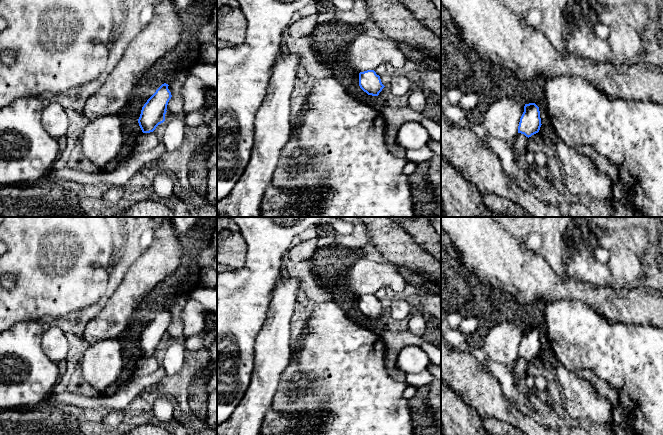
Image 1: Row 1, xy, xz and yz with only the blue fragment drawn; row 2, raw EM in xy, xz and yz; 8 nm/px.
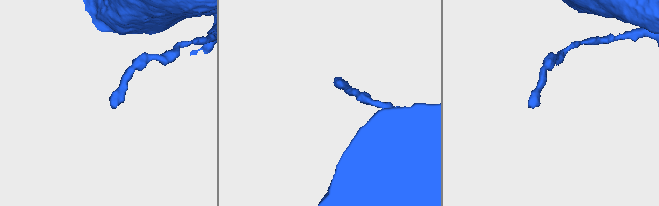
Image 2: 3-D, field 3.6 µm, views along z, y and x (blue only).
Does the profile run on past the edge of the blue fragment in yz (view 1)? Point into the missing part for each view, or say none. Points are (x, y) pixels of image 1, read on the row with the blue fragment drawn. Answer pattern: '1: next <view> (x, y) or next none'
1: next none

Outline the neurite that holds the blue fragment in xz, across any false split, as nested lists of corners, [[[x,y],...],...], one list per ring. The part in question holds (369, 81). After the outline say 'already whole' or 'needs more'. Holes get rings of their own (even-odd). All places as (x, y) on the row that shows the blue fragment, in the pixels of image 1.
[[[374,70],[359,73],[359,86],[368,95],[378,96],[385,87]]]; already whole

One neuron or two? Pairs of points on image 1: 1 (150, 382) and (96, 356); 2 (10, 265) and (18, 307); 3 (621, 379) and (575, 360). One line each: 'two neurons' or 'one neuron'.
1: two neurons
2: one neuron
3: one neuron

